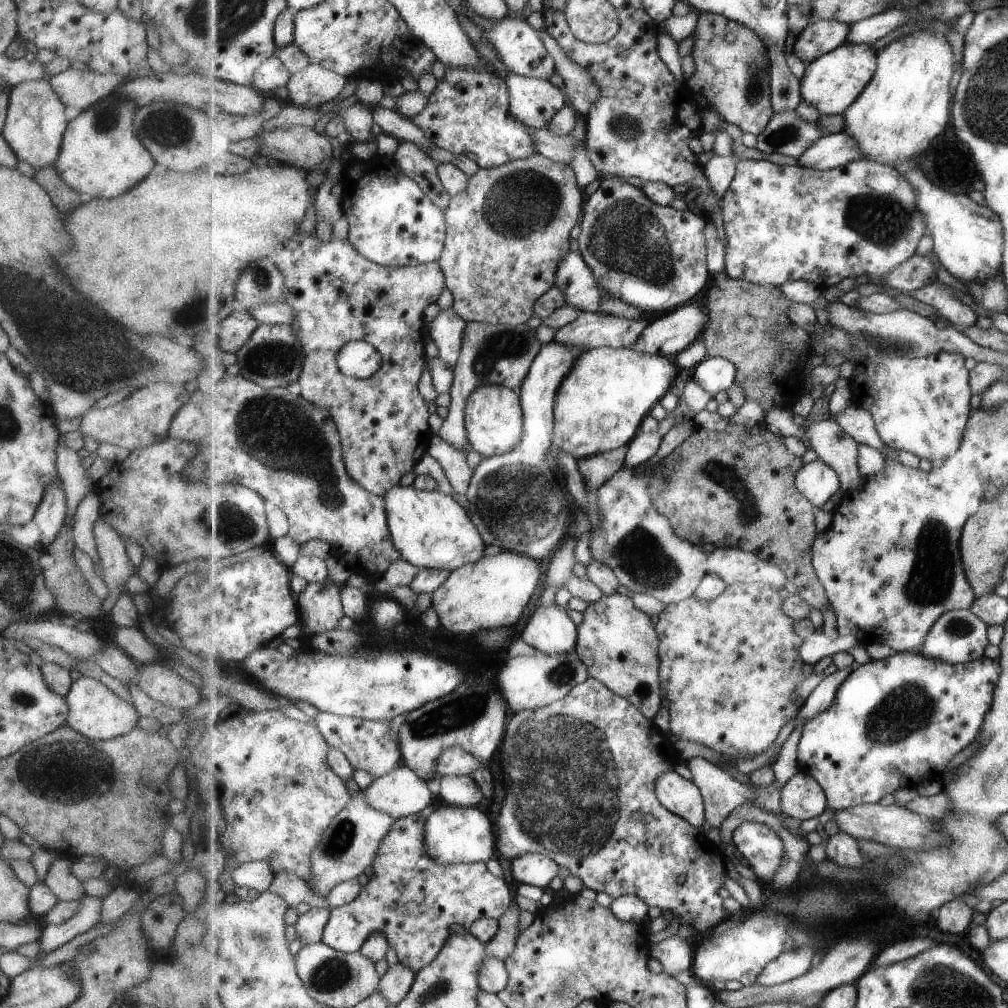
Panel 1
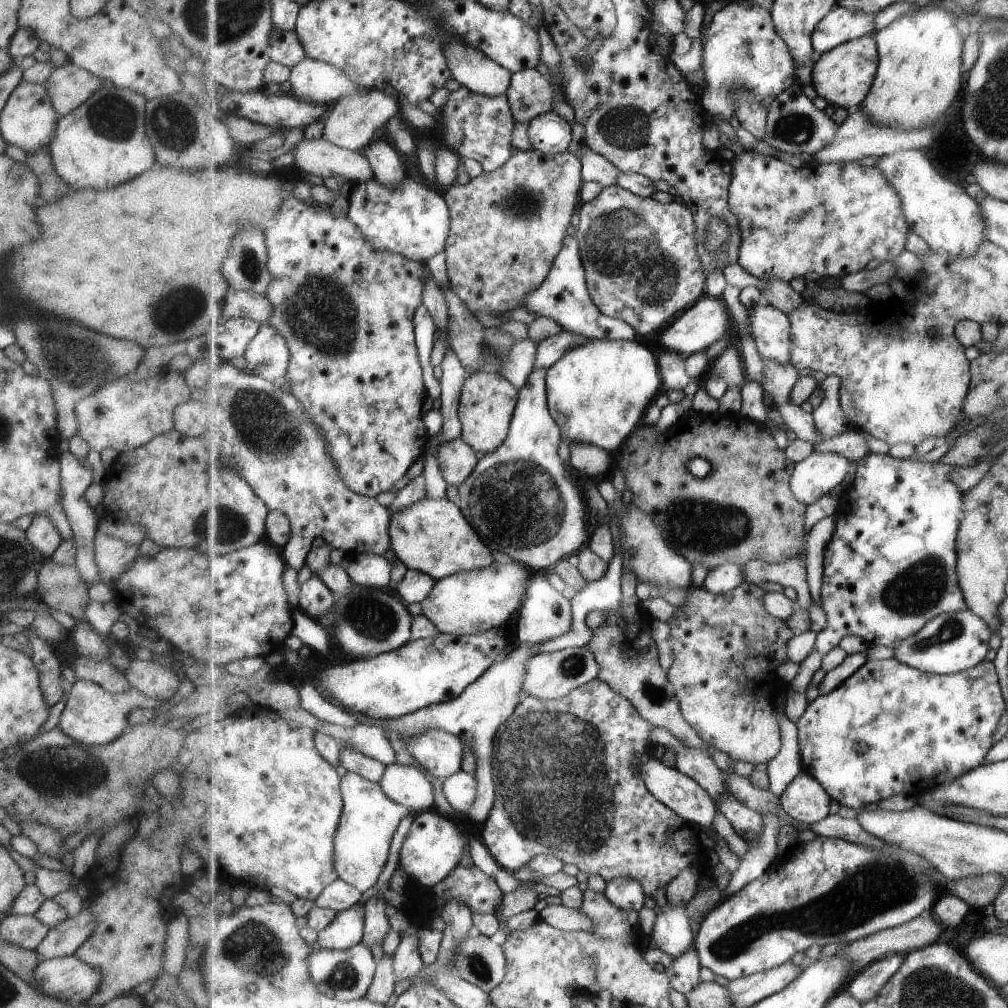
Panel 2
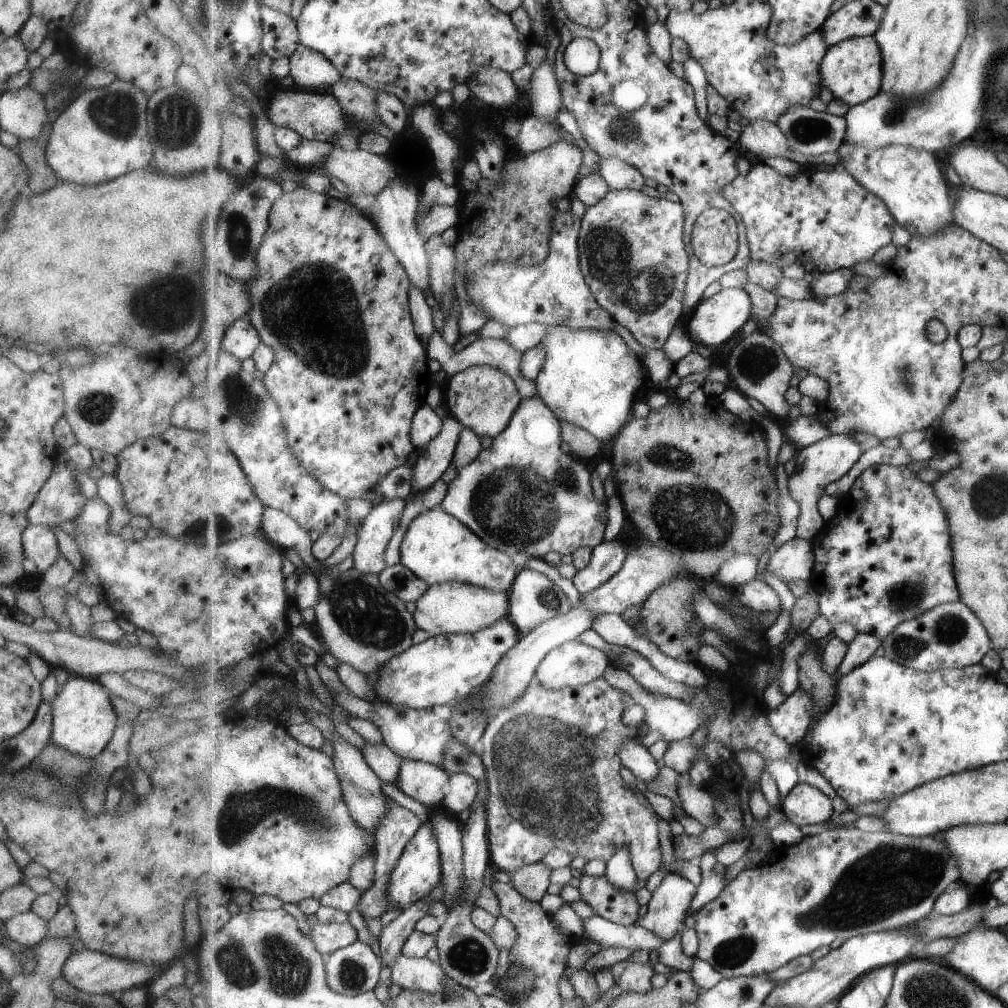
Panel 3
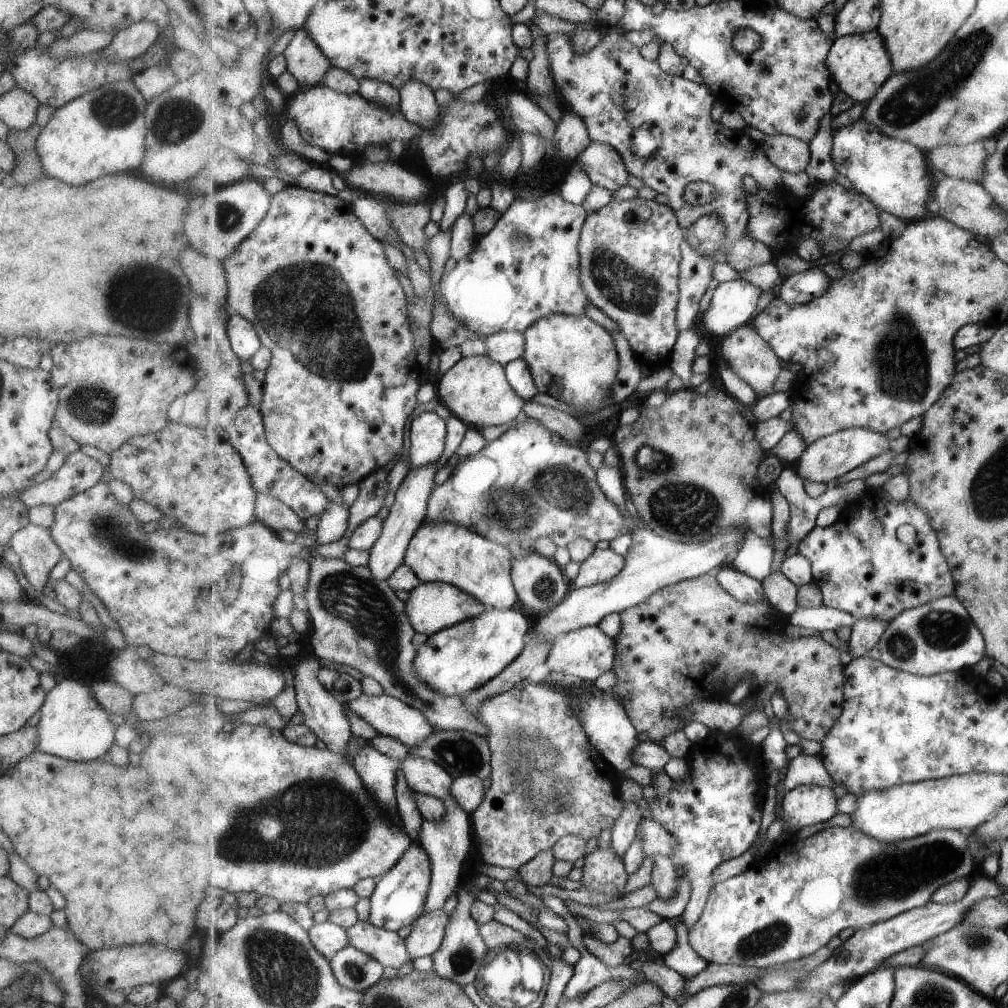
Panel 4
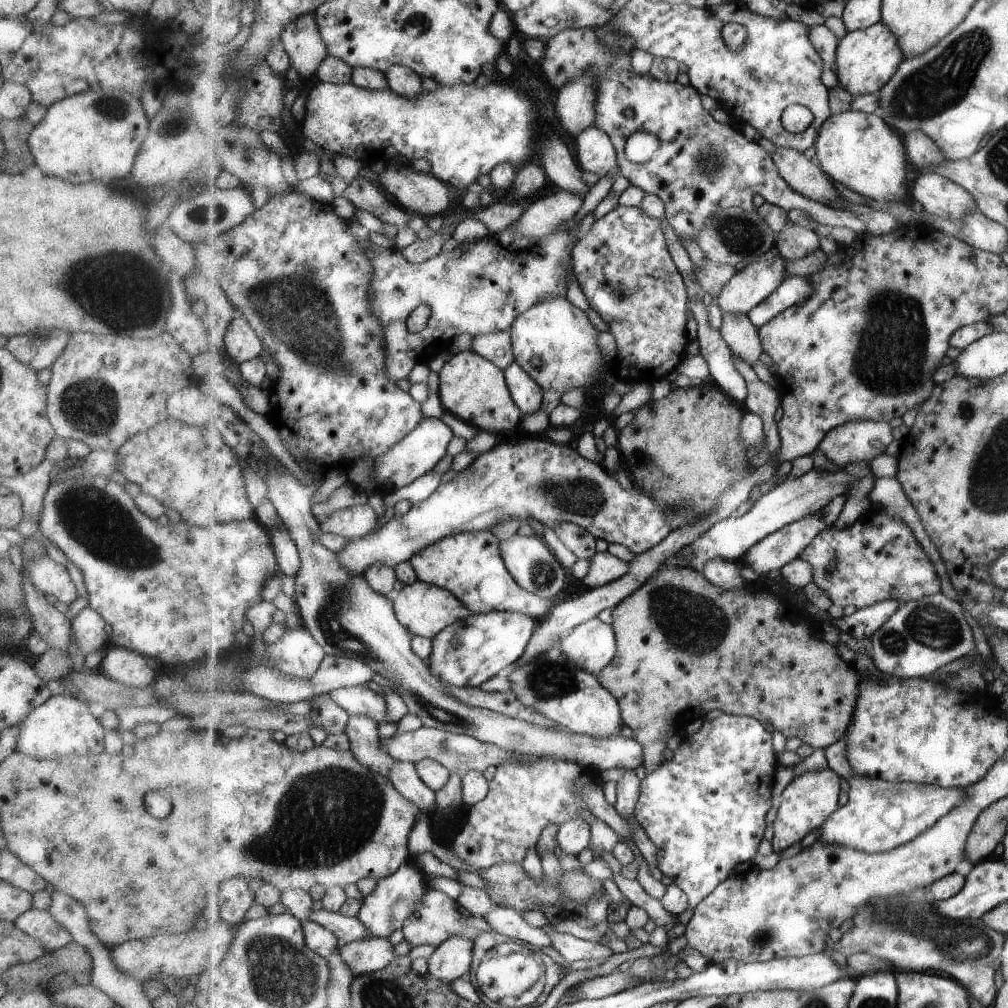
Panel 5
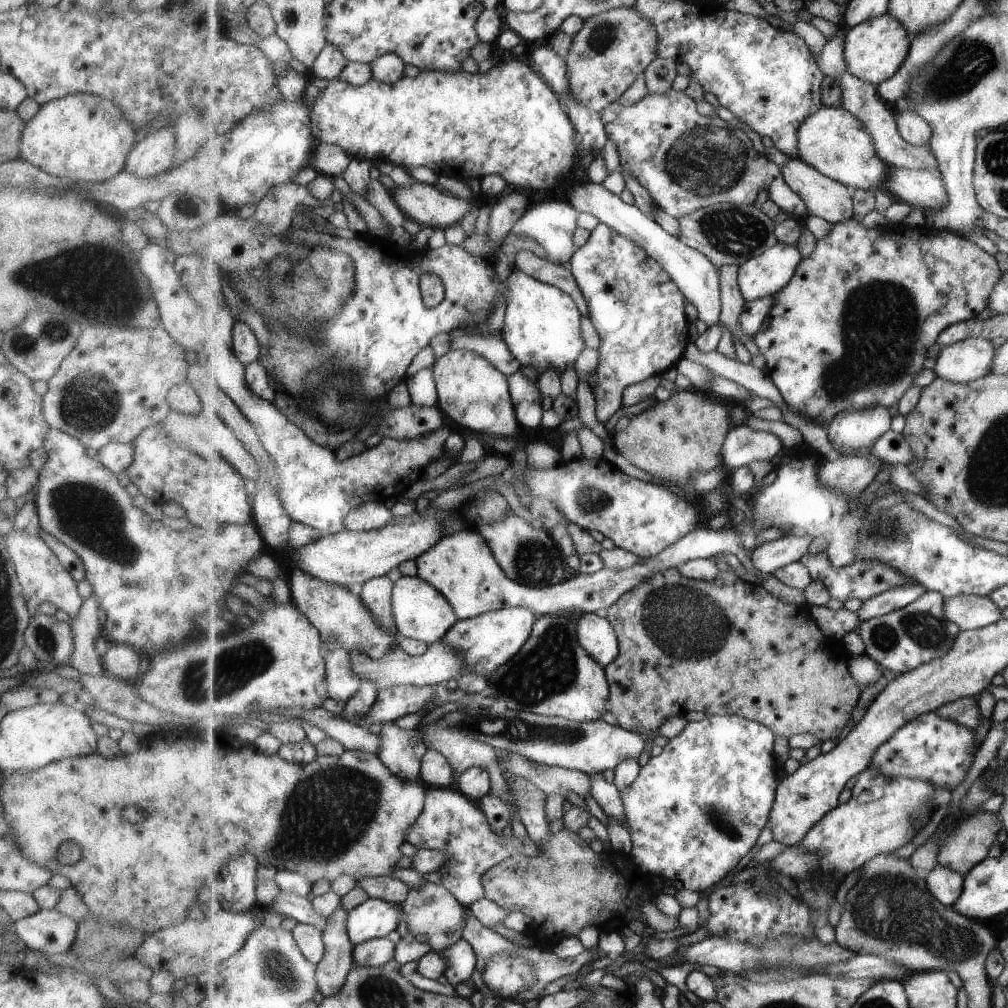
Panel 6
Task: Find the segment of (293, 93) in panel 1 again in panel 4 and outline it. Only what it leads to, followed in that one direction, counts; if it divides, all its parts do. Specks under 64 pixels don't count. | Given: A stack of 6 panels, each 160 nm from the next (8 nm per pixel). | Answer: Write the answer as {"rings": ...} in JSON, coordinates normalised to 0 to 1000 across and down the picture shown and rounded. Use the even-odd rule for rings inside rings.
{"rings":[[[302,27],[293,32],[282,54],[285,56],[286,71],[289,71],[302,87],[319,83],[326,67],[329,67],[328,60]]]}

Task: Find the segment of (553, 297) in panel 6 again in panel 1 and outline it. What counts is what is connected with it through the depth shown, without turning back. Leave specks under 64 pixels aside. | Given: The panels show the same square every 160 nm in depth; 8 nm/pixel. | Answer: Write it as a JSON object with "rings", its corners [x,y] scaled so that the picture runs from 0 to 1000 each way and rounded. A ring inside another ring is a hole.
{"rings":[[[592,344],[580,348],[555,384],[550,401],[549,440],[575,457],[626,439],[635,430],[636,420],[647,405],[662,389],[668,388],[670,375],[675,371],[676,365],[672,363],[669,355],[637,350],[626,344]]]}

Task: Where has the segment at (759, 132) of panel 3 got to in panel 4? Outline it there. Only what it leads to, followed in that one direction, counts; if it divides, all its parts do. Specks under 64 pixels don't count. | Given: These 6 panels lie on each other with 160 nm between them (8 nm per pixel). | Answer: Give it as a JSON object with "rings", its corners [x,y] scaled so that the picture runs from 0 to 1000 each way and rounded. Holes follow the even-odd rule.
{"rings":[[[783,133],[758,134],[758,140],[755,142],[763,159],[775,170],[782,170],[784,173],[801,171],[801,165],[805,163],[803,142]]]}

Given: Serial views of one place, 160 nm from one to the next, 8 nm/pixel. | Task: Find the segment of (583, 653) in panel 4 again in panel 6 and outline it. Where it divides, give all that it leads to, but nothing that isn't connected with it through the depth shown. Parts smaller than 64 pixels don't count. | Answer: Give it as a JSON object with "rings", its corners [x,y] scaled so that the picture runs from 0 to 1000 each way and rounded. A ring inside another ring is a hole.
{"rings":[[[580,608],[573,616],[573,632],[580,645],[599,662],[616,649],[610,619],[602,612]]]}

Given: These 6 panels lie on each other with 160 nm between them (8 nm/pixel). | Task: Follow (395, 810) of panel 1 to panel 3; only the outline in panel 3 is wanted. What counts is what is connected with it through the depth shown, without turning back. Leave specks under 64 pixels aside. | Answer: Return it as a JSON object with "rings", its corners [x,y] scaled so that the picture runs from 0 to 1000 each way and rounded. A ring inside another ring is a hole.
{"rings":[[[401,753],[395,783],[422,801],[439,800],[446,768],[432,758]]]}

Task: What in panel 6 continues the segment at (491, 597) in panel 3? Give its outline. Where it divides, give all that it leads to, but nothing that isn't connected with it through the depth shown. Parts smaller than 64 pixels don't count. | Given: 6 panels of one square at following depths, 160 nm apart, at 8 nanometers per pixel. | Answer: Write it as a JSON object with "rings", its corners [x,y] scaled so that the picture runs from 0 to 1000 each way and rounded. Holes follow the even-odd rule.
{"rings":[[[399,570],[391,577],[389,600],[398,633],[408,632],[427,640],[438,636],[442,627],[456,614],[447,596],[443,595],[432,580],[425,578],[416,570],[410,573]]]}

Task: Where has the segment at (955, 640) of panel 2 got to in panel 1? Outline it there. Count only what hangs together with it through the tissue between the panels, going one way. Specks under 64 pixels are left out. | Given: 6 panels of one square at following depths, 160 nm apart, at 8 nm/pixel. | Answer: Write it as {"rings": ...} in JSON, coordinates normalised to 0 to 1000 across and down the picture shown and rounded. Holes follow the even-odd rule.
{"rings":[[[963,604],[938,607],[919,631],[919,638],[912,648],[946,660],[974,654],[978,649],[978,643],[982,640],[980,623],[981,620]]]}

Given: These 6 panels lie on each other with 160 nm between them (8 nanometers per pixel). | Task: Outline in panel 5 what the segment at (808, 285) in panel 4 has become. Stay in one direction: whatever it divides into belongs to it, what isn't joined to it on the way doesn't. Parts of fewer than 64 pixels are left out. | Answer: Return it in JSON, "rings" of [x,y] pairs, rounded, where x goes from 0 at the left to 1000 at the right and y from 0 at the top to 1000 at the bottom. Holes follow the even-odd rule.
{"rings":[[[781,274],[781,278],[753,304],[743,310],[743,315],[751,325],[757,325],[775,310],[781,308],[807,292],[803,275]]]}

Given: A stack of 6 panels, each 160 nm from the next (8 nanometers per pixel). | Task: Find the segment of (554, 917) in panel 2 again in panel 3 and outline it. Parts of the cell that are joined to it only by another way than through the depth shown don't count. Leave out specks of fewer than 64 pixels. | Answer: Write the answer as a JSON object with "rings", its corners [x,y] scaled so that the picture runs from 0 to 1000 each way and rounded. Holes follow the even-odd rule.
{"rings":[[[596,909],[580,913],[580,931],[595,937],[598,941],[619,939],[627,943],[655,941],[660,935],[650,925],[634,919],[614,918]]]}

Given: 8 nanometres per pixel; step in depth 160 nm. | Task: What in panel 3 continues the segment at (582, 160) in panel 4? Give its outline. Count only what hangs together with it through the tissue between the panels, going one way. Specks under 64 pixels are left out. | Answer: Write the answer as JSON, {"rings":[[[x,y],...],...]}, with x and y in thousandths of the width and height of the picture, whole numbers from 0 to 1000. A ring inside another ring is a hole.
{"rings":[[[610,155],[597,157],[594,172],[602,179],[606,188],[623,188],[634,189],[640,185],[638,173]]]}

